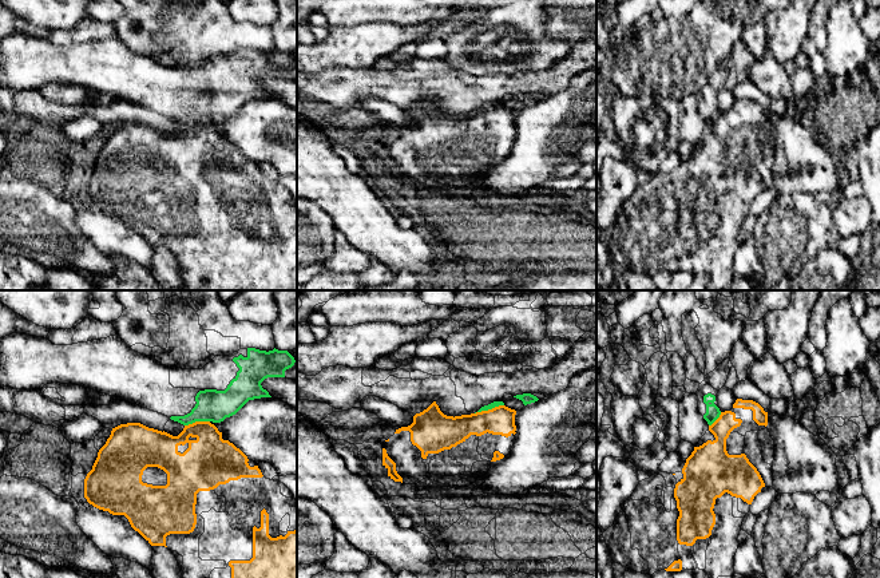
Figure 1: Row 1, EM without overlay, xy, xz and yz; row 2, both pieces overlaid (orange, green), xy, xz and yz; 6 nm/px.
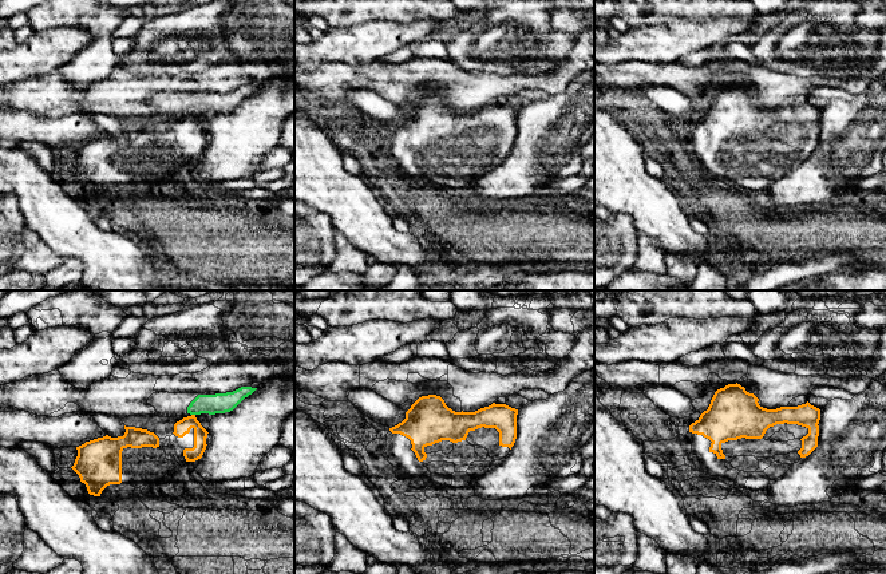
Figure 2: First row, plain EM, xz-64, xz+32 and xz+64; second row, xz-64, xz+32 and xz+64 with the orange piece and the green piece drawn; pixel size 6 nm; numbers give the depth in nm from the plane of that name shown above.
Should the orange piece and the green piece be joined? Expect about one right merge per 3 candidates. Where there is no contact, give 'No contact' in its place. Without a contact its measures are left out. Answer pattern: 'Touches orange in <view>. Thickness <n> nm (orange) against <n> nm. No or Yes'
Touches orange in xz. Thickness 180 nm (orange) against 40 nm. No

